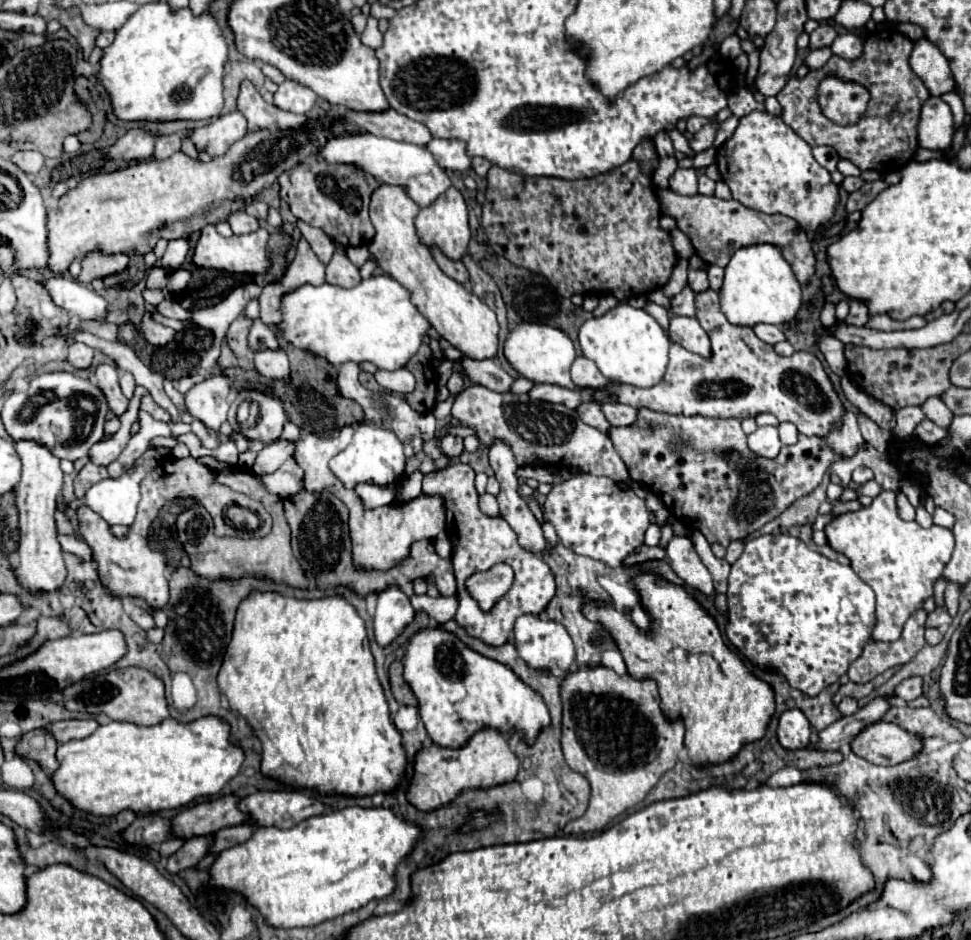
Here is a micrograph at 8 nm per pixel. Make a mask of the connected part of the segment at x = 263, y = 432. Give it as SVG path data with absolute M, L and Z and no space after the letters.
M249 391L249 393L253 393L251 401L259 403L259 421L255 427L243 429L241 433L249 433L249 439L257 439L263 443L271 443L271 441L279 439L283 425L287 423L281 401L275 397L257 393L257 391Z

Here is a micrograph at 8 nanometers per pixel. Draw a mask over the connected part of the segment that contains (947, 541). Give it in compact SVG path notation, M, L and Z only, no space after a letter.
M881 491L869 507L843 513L825 527L829 545L851 559L853 571L877 595L875 641L897 641L901 637L909 615L933 595L933 585L949 563L955 543L951 529L939 525L925 529L917 521L903 521L895 497L895 491Z

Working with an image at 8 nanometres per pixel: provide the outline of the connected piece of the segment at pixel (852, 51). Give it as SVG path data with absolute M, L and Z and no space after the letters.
M845 33L845 35L839 35L833 45L831 45L833 53L843 57L843 59L857 59L861 57L861 51L863 51L863 41L859 35L855 33Z

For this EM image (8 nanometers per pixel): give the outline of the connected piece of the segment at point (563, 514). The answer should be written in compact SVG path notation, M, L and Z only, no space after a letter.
M579 473L553 485L543 503L543 513L567 549L577 555L599 559L607 567L623 565L625 557L643 545L643 537L649 527L645 501L639 499L631 487L615 483L609 477L595 477L589 473Z

